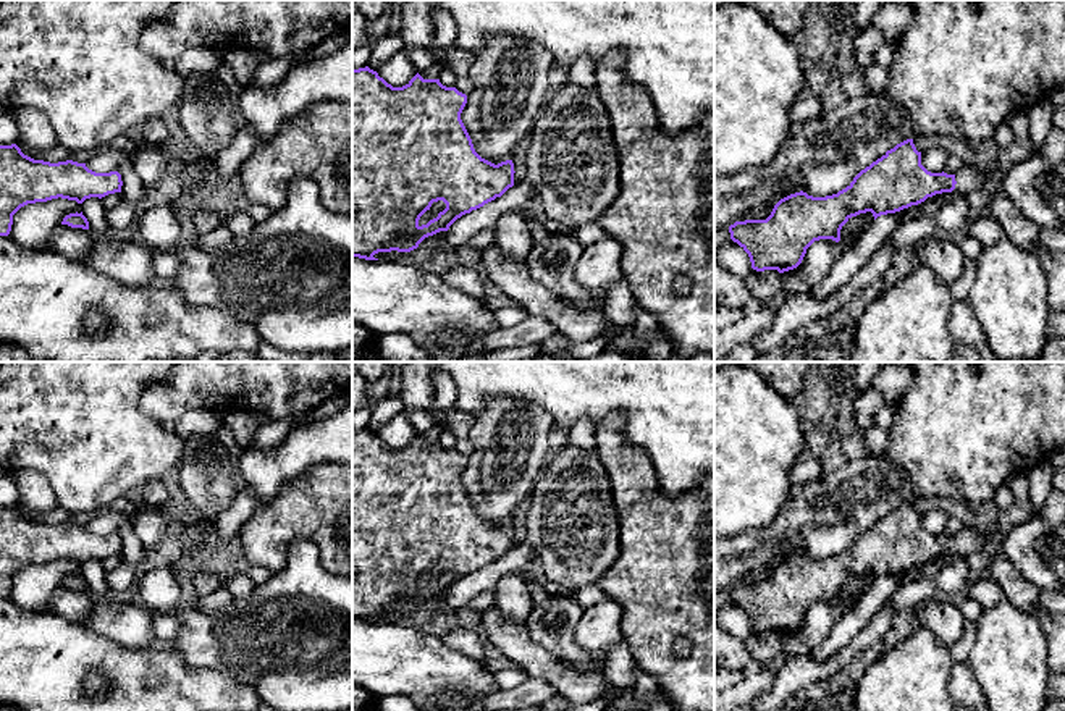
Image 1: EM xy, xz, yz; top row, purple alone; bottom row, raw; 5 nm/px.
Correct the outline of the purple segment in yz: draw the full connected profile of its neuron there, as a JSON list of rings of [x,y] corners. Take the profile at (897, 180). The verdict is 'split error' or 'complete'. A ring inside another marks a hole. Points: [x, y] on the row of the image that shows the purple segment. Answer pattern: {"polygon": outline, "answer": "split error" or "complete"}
{"polygon": [[[907,139],[861,170],[837,194],[790,194],[774,205],[766,220],[735,221],[729,233],[748,254],[753,270],[784,273],[802,263],[815,241],[839,242],[840,229],[852,217],[871,212],[876,220],[942,192],[984,199],[987,181],[989,170],[968,163],[957,175],[928,171],[913,139]]], "answer": "split error"}

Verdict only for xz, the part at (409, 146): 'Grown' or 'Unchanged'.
Unchanged

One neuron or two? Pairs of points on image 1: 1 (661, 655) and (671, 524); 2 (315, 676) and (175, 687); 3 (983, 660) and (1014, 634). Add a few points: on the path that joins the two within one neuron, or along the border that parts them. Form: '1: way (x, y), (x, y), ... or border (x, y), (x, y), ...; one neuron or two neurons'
1: way (661, 622), (661, 605), (671, 588), (671, 556); one neuron
2: border (204, 668), (222, 671), (259, 694); two neurons
3: way (991, 656), (1006, 642); one neuron

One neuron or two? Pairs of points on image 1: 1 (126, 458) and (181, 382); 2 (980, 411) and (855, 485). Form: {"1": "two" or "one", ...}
{"1": "two", "2": "two"}

